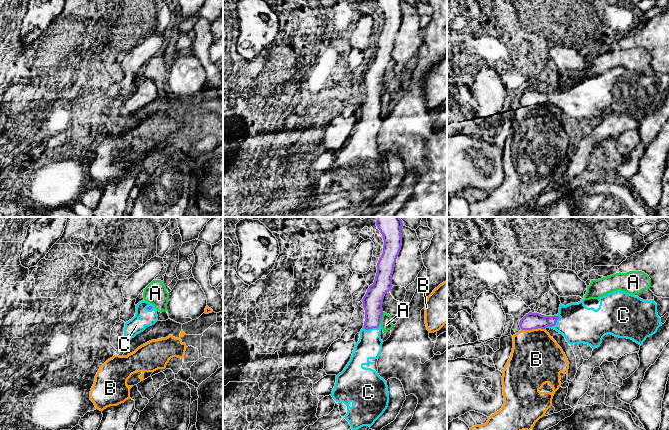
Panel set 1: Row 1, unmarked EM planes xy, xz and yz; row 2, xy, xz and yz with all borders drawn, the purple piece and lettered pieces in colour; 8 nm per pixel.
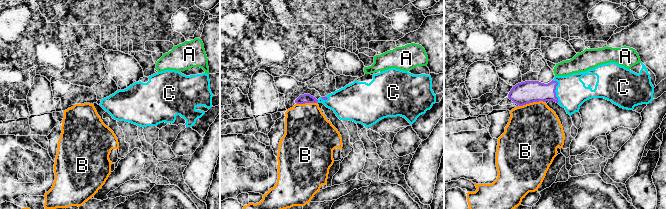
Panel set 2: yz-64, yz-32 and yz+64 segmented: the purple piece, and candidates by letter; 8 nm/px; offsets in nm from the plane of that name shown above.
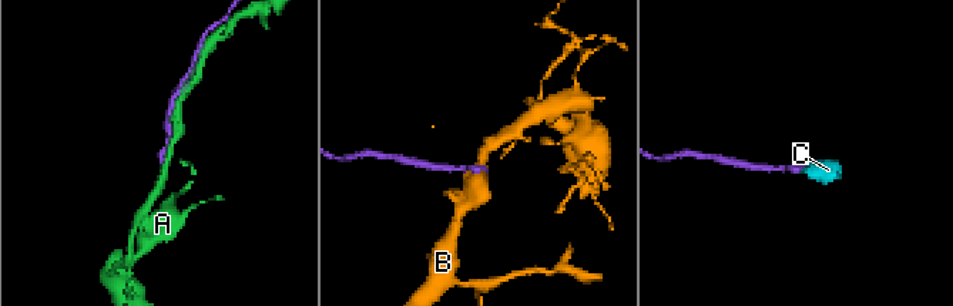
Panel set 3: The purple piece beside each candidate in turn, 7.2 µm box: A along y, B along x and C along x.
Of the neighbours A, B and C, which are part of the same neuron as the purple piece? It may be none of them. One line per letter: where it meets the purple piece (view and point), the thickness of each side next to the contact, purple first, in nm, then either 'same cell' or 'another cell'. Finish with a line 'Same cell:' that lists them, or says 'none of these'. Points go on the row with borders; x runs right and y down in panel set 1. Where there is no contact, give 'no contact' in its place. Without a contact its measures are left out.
A: contact xz (381, 318); calibres 160 and 100 nm; another cell
B: contact yz (533, 328); calibres 130 and 420 nm; another cell
C: contact yz (553, 325); calibres 130 and 300 nm; same cell
Same cell: C

